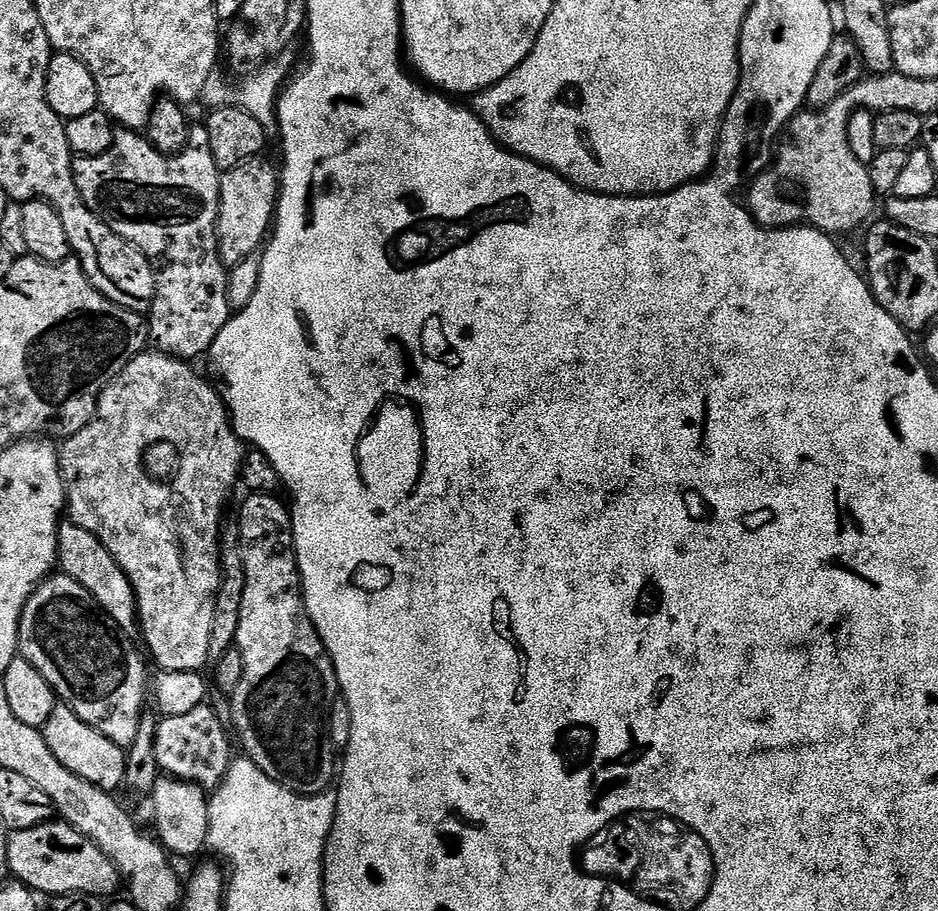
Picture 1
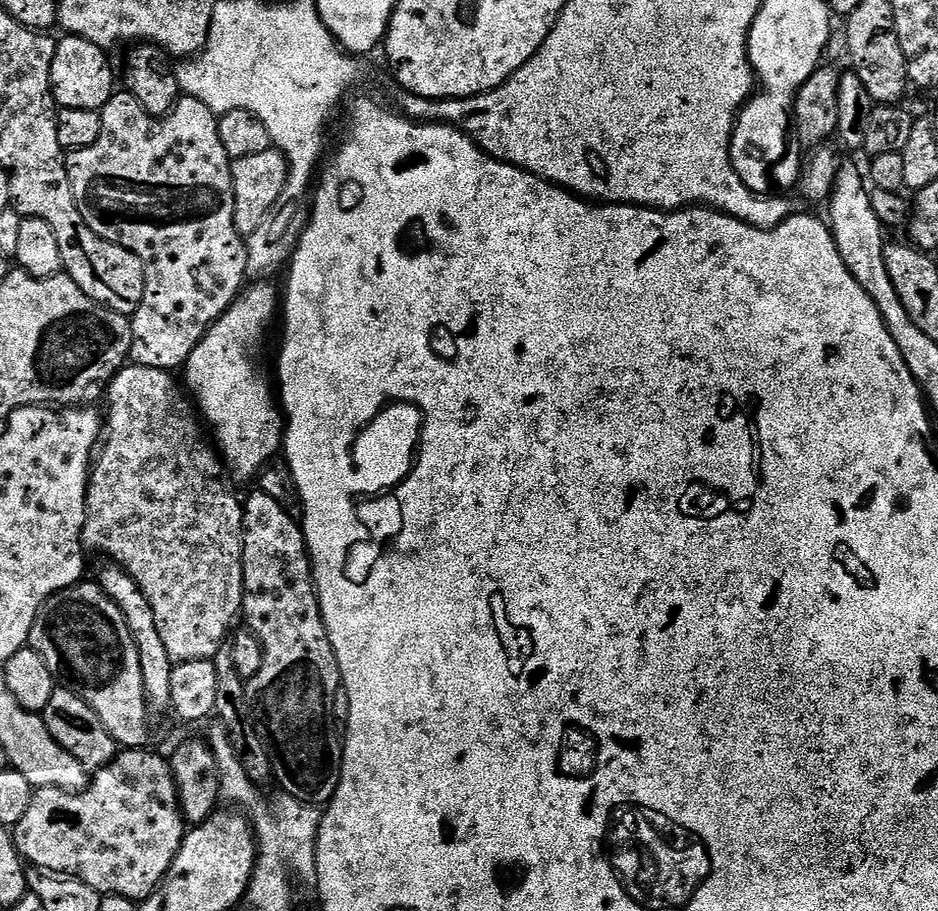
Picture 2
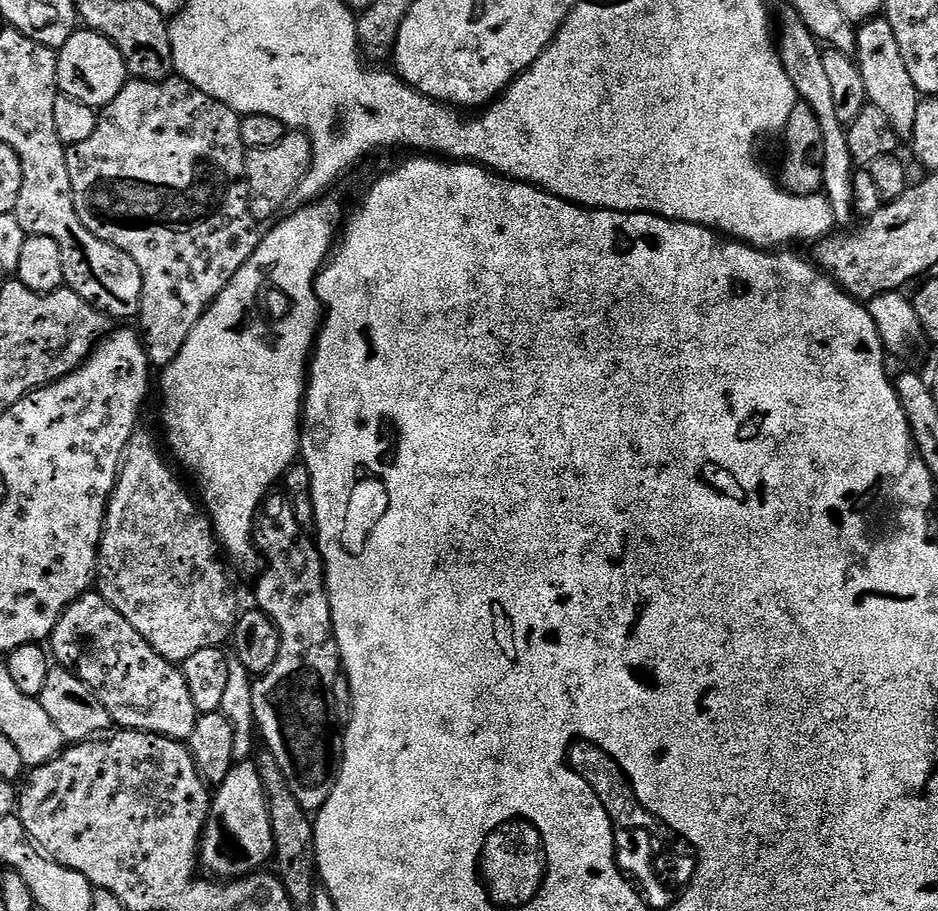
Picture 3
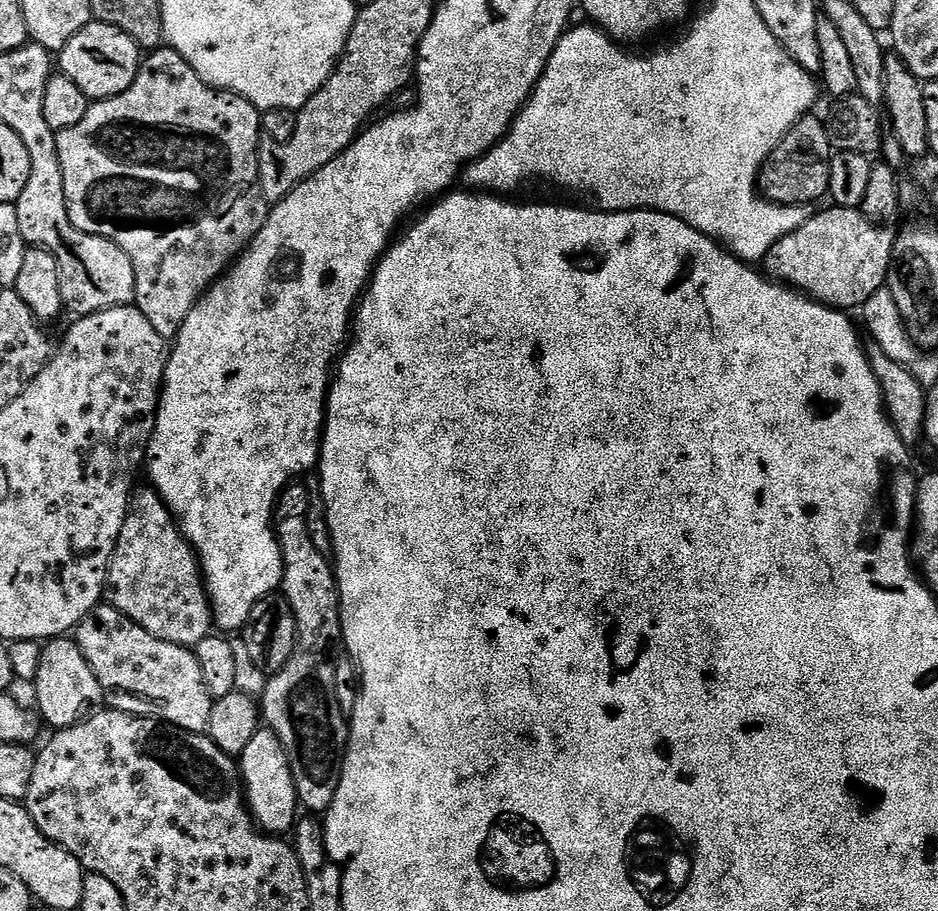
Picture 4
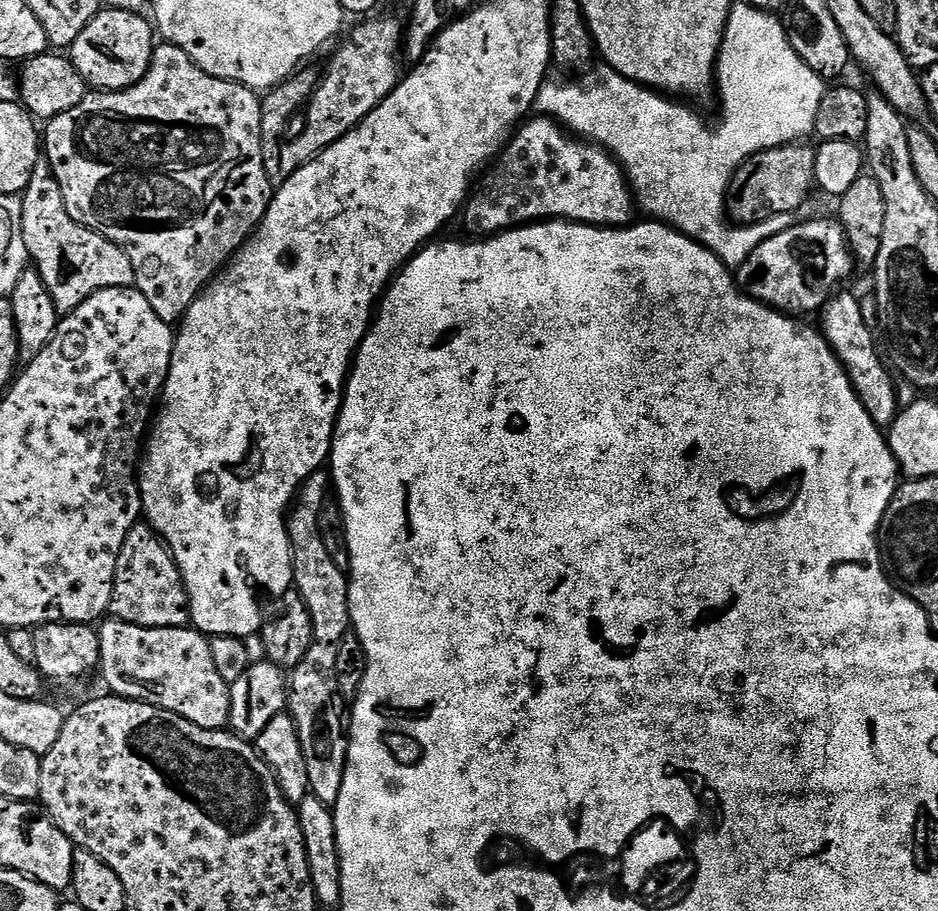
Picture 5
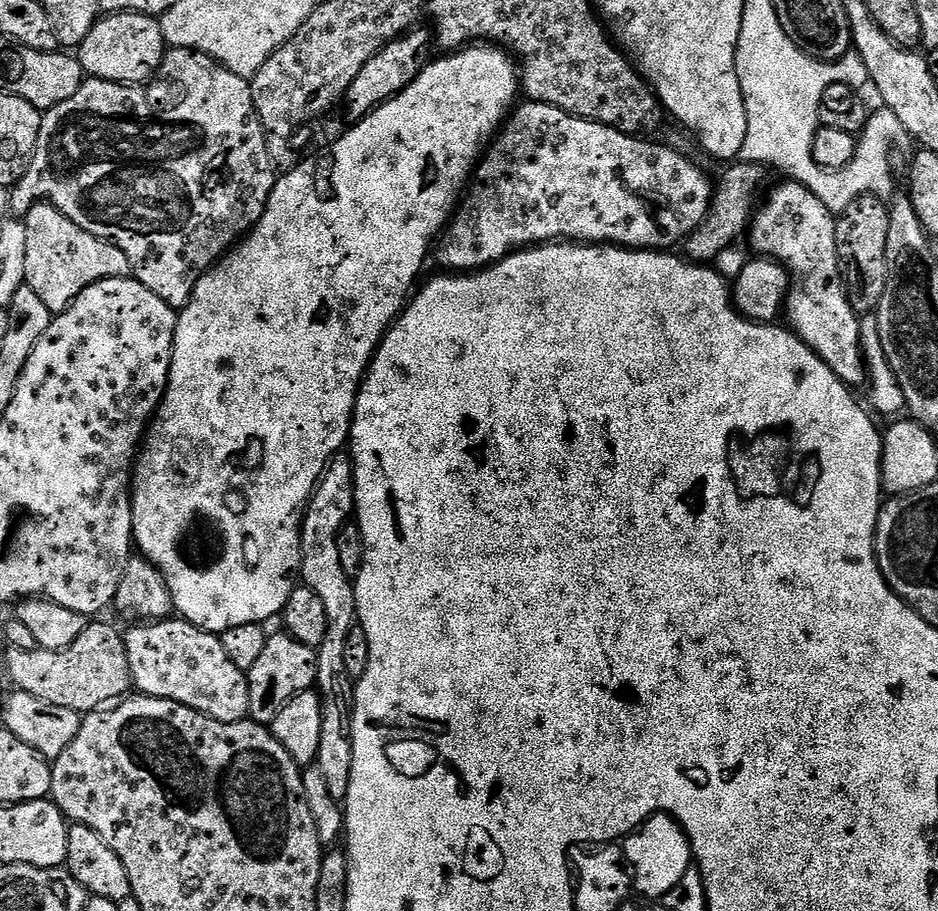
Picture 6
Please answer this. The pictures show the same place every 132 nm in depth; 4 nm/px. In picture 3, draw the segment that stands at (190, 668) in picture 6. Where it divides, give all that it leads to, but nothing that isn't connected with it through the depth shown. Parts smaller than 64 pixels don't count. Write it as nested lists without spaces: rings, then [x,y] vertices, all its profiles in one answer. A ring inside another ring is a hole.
[[[89,590],[79,596],[58,618],[50,637],[50,656],[57,665],[71,666],[78,678],[90,686],[92,693],[104,703],[104,708],[112,716],[113,725],[124,730],[153,732],[168,736],[172,740],[188,741],[194,734],[196,717],[194,698],[190,696],[190,686],[186,684],[183,671],[166,658],[162,658],[146,642],[146,638],[99,591]]]

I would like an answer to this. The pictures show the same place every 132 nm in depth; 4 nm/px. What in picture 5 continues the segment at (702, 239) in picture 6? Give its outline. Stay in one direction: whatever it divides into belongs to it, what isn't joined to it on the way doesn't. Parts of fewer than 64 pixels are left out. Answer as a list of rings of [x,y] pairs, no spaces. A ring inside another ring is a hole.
[[[793,142],[790,144],[783,144],[782,146],[778,146],[777,148],[767,148],[766,150],[762,150],[758,154],[754,154],[748,159],[741,168],[734,174],[734,178],[730,182],[730,186],[728,187],[728,203],[726,205],[726,211],[734,224],[739,224],[741,226],[747,226],[749,224],[758,224],[763,225],[765,223],[764,220],[772,220],[775,216],[784,216],[787,212],[796,212],[800,207],[803,206],[804,203],[808,200],[808,195],[811,192],[814,192],[814,185],[816,183],[816,175],[814,174],[814,162],[816,161],[816,148],[810,146],[807,148],[807,143],[804,142]]]

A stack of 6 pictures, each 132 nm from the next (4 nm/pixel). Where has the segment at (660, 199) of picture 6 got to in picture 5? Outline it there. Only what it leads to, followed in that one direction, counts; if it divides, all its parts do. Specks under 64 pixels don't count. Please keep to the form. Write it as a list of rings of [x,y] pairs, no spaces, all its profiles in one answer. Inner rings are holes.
[[[537,115],[535,119],[529,119],[517,127],[512,139],[487,169],[488,177],[481,182],[480,189],[478,184],[469,195],[462,209],[465,226],[473,228],[476,234],[495,234],[546,220],[567,220],[574,224],[595,224],[606,228],[631,225],[634,220],[634,197],[616,157],[607,148],[577,138],[549,117]]]

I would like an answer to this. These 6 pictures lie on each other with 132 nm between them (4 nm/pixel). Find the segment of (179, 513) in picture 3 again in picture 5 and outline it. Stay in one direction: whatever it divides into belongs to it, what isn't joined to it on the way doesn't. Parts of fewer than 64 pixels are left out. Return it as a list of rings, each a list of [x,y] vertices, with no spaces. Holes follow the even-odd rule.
[[[137,522],[130,534],[126,534],[126,542],[122,542],[122,554],[118,554],[118,566],[114,574],[110,612],[117,620],[147,628],[182,628],[189,623],[188,591],[184,588],[182,574],[164,539],[147,522]]]

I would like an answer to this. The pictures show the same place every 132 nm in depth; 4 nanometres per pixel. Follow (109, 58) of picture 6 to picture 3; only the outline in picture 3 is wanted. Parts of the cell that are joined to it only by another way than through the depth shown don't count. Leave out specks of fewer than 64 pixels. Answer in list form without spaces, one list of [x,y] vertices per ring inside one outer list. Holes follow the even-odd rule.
[[[77,30],[56,52],[57,89],[70,98],[78,98],[78,102],[86,102],[86,106],[103,110],[107,104],[114,102],[124,89],[130,77],[128,67],[114,42],[110,42],[102,34],[91,30]]]

